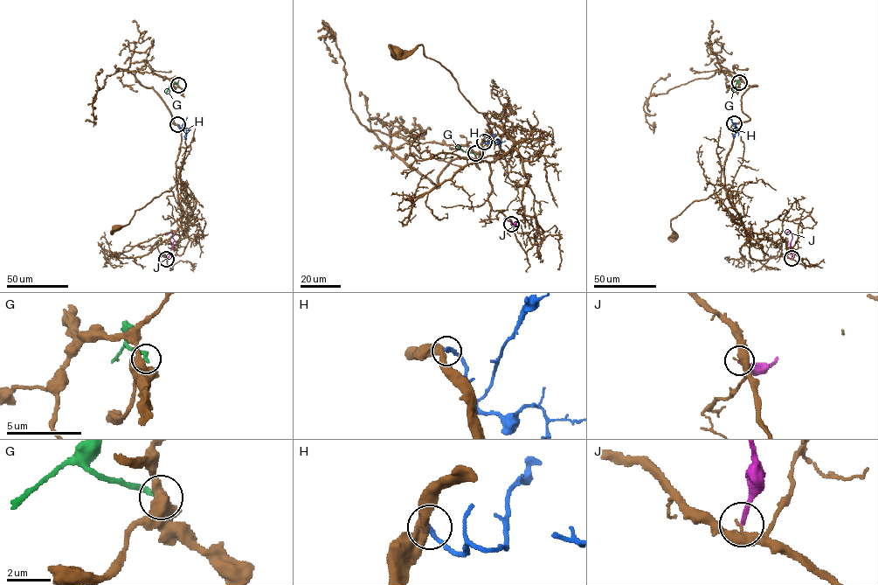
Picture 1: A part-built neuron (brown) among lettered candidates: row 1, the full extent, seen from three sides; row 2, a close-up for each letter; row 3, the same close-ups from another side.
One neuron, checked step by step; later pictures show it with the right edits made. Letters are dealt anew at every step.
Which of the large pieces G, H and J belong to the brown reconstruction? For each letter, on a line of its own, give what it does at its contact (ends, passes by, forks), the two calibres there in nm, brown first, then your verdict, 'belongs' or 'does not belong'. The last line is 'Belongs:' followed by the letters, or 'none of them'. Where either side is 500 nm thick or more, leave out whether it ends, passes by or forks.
G: calibres 600 and 240 nm; does not belong
H: it ends; calibres 480 and 240 nm; does not belong
J: it ends; calibres 440 and 180 nm; does not belong
Belongs: none of them

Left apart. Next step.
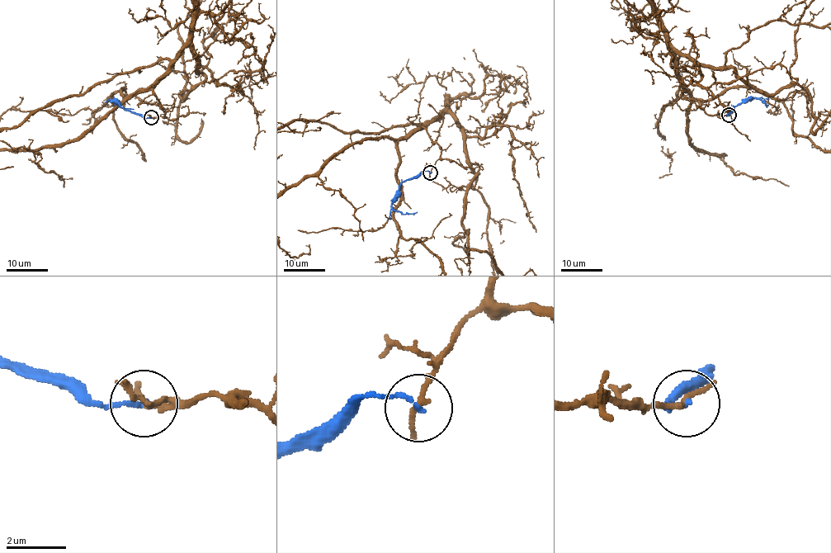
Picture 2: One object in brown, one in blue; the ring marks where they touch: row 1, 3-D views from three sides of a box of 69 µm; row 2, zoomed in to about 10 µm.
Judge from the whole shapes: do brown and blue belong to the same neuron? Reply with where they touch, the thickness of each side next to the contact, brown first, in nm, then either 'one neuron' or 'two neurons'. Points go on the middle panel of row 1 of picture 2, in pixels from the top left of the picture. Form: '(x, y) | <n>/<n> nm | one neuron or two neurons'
(430, 172) | 220/140 nm | two neurons

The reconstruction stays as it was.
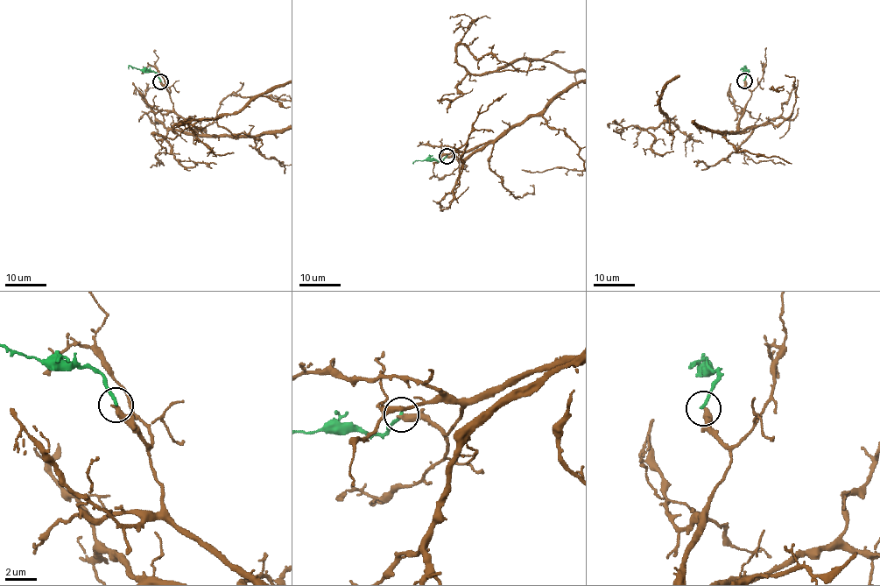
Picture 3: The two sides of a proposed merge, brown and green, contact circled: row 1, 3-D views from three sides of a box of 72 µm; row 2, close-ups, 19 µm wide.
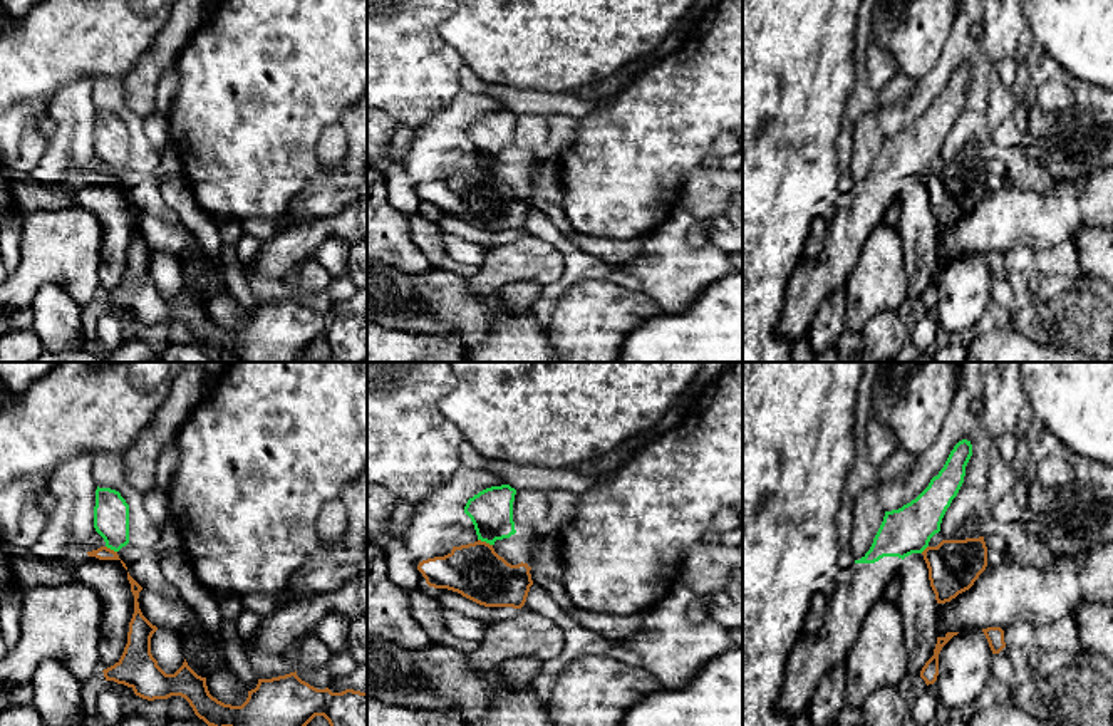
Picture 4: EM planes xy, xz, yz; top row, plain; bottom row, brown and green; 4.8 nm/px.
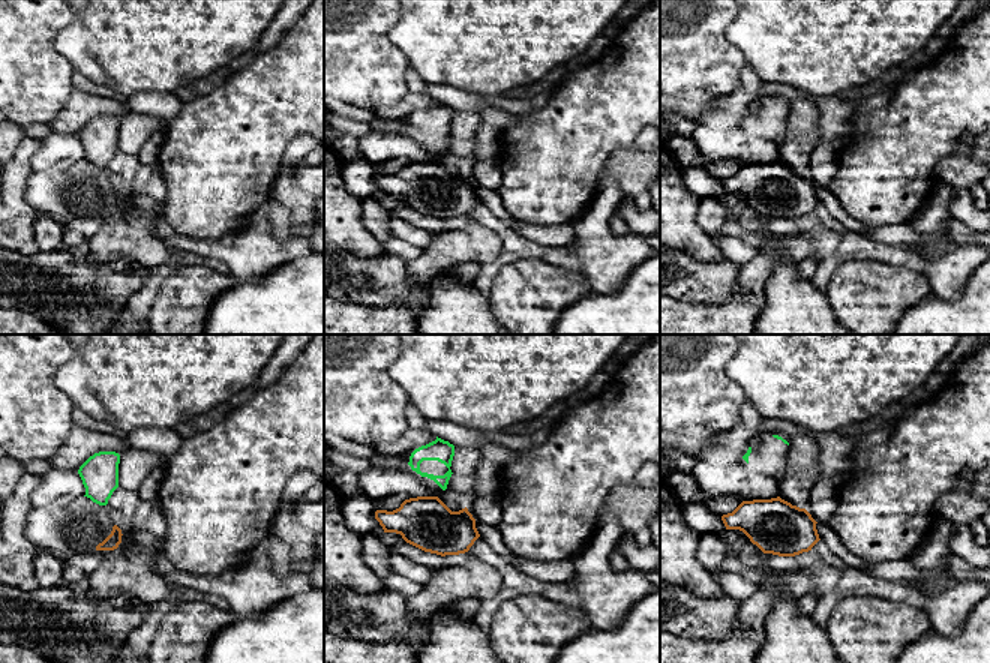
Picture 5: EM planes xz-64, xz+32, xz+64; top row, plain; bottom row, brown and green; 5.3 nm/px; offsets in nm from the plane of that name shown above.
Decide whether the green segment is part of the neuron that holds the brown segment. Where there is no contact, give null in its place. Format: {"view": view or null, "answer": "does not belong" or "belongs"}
{"view": "xz", "answer": "does not belong"}

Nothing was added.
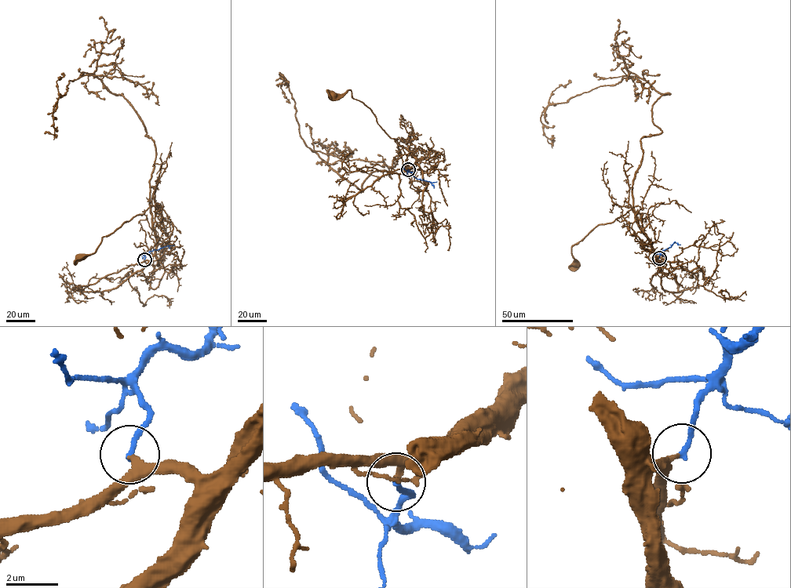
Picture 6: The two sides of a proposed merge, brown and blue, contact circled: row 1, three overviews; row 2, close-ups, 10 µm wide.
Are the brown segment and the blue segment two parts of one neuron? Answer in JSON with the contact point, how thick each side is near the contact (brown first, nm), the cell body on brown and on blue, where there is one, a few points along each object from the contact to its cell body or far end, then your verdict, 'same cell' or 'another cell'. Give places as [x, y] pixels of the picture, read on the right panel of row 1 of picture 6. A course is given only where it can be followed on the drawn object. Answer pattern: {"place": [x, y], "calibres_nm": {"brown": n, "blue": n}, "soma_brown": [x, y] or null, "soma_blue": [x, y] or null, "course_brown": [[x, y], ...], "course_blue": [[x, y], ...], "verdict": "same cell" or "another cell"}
{"place": [659, 258], "calibres_nm": {"brown": 200, "blue": 200}, "soma_brown": [575, 263], "soma_blue": null, "course_brown": [[658, 258], [655, 257], [633, 207], [613, 222], [598, 224], [574, 244], [571, 255], [575, 263]], "course_blue": [[658, 258], [661, 252], [674, 242], [680, 244]], "verdict": "same cell"}

